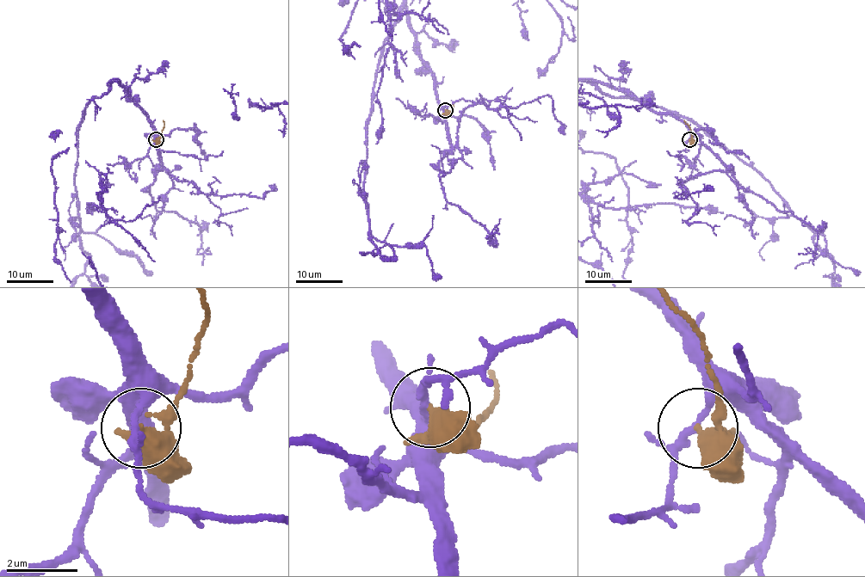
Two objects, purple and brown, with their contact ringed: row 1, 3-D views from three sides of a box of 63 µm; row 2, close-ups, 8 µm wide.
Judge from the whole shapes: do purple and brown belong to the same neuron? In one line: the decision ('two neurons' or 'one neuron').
two neurons

